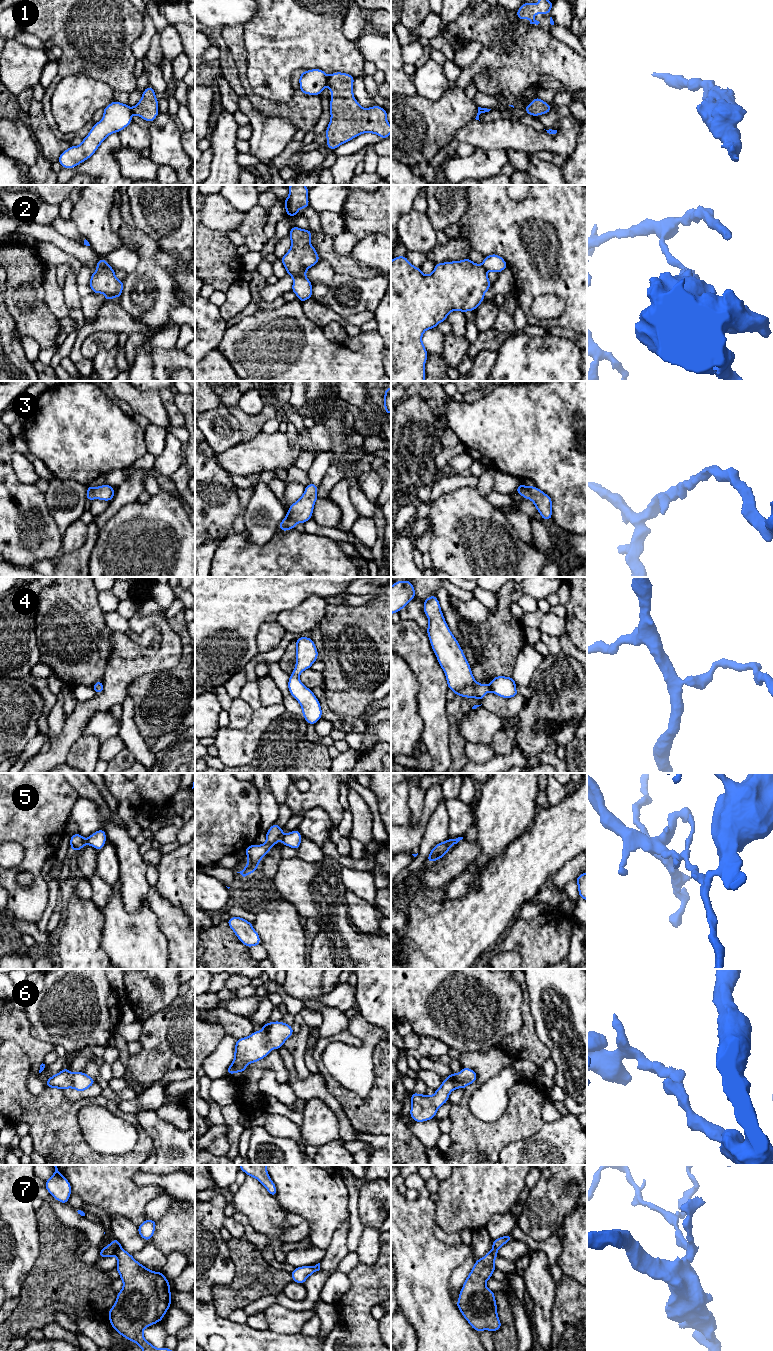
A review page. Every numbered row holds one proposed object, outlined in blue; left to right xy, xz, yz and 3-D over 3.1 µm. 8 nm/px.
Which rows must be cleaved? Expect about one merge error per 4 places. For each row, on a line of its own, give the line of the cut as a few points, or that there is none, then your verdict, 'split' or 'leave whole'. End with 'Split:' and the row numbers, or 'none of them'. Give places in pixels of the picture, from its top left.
1: cut in xz along (328, 76), (326, 83); split
2: cut in xy along (97, 265), (109, 267); split
3: no cut; leave whole
4: no cut; leave whole
5: cut in xy along (85, 839), (87, 843); split
6: no cut; leave whole
7: cut in xy along (120, 1246), (114, 1254); split
Split: 1, 2, 5, 7

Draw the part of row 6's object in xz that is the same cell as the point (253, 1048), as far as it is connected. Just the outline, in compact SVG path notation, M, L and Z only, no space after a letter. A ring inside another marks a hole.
M281 1021L262 1025L261 1031L239 1038L235 1044L234 1060L226 1074L245 1072L246 1066L265 1058L272 1049L278 1050L293 1035L293 1027Z

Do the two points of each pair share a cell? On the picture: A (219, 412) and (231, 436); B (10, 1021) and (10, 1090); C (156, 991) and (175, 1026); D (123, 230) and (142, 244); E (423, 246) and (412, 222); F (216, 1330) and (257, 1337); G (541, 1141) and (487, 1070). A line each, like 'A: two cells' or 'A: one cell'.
A: one cell
B: two cells
C: two cells
D: one cell
E: one cell
F: one cell
G: two cells

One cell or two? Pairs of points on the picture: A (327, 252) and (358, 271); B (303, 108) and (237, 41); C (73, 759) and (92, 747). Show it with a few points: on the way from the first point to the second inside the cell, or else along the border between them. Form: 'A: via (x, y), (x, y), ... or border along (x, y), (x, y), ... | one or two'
A: via (335, 260), (350, 267) | one
B: via (277, 109), (262, 106), (250, 94), (242, 67) | one
C: via (78, 757), (87, 749) | one

